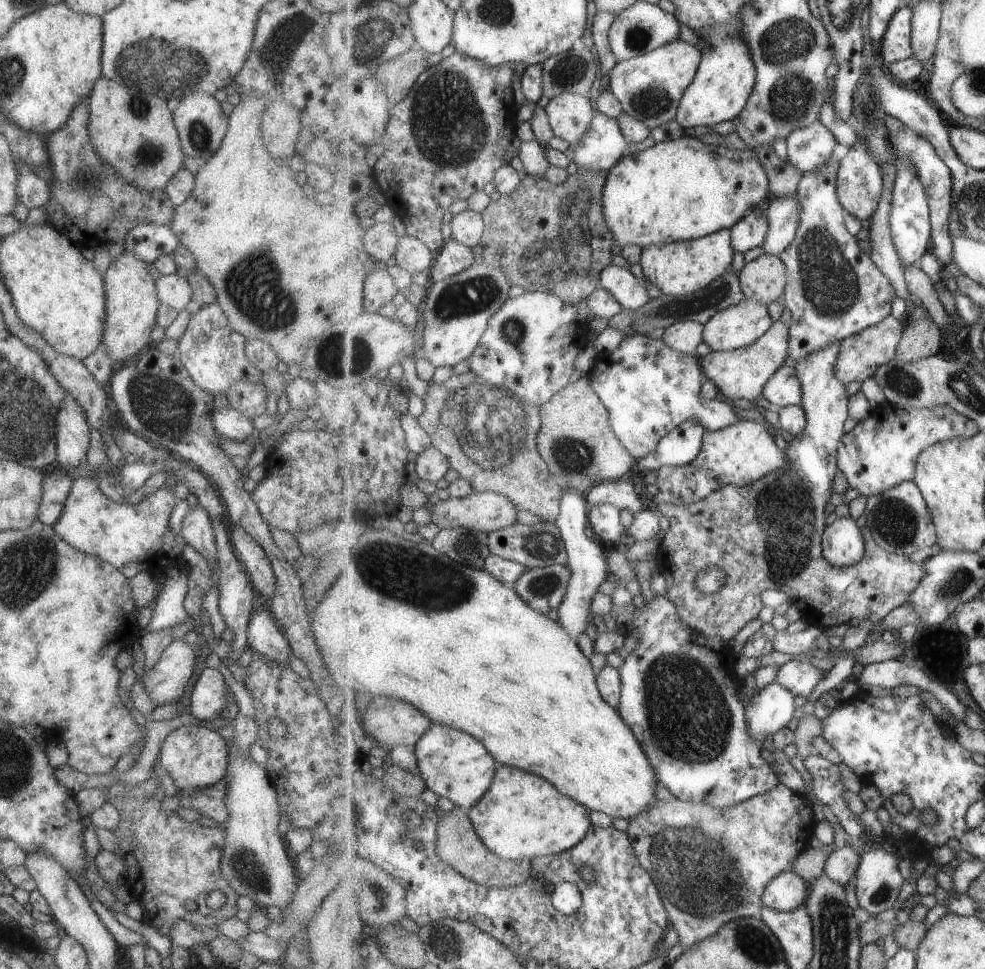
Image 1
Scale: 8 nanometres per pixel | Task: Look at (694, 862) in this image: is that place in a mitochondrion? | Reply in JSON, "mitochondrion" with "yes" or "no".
{"mitochondrion":"yes"}

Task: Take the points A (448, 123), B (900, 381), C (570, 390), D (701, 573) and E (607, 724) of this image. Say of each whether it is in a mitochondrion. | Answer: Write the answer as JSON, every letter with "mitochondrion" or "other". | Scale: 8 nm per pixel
{"A":"mitochondrion","B":"mitochondrion","C":"other","D":"other","E":"other"}

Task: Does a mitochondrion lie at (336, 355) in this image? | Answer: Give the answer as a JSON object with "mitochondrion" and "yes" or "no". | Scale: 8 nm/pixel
{"mitochondrion":"yes"}

